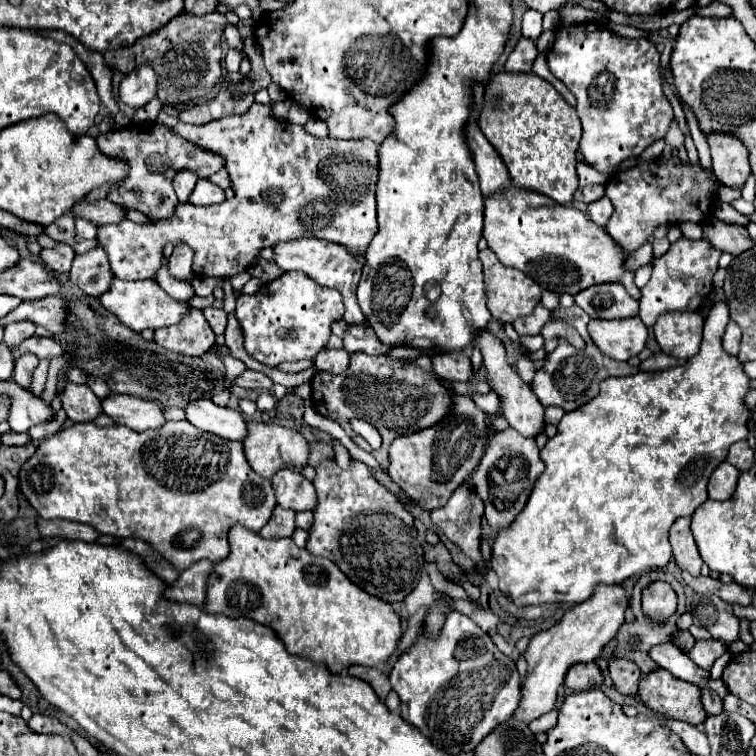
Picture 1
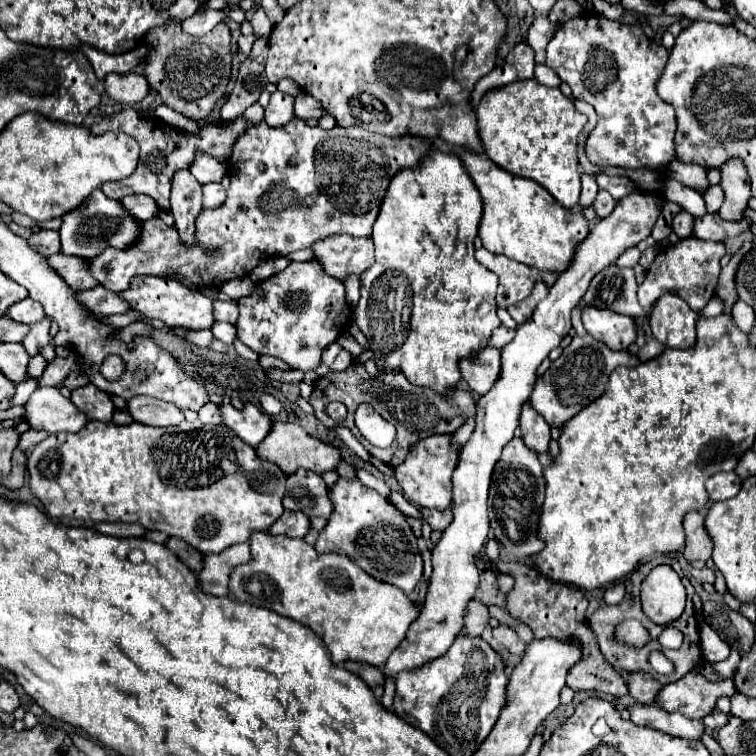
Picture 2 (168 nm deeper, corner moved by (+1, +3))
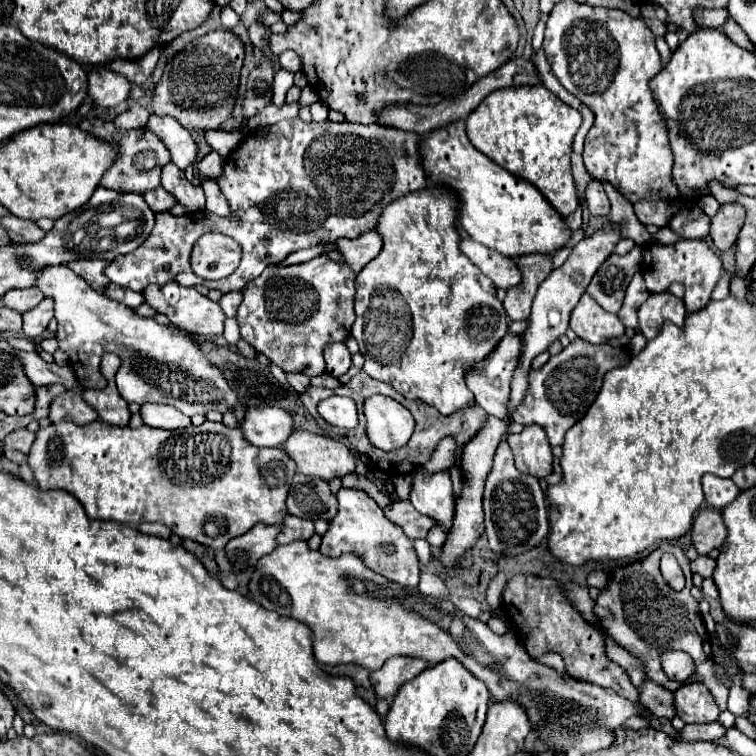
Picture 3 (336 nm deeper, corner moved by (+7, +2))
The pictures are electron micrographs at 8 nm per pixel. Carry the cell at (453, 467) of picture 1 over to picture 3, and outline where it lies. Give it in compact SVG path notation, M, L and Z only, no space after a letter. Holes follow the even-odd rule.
M422 469L414 471L410 503L424 515L444 525L446 531L450 531L452 519L454 519L456 497L452 493L452 481L446 471L436 473L436 475L426 475Z

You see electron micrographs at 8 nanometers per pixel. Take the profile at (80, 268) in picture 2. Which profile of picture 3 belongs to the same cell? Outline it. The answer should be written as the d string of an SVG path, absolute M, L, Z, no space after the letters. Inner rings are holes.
M72 261L68 265L76 275L84 277L94 289L98 291L104 291L104 287L110 283L108 277L104 275L104 267L108 267L108 261Z

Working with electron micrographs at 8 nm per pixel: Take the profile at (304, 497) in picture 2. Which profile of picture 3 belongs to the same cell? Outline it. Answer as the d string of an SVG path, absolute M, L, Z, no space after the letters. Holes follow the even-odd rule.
M302 473L294 475L286 505L290 515L310 521L330 521L338 513L336 495L330 491L328 483L324 483L322 479L306 477Z

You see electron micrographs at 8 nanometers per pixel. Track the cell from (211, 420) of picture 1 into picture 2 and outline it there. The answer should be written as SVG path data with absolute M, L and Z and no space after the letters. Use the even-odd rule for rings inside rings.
M220 404L218 410L224 426L234 430L250 446L258 446L270 432L270 416L262 414L254 404L244 404L242 410L236 410L232 404Z

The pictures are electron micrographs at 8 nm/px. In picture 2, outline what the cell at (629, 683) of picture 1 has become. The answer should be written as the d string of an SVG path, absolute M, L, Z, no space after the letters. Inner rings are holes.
M626 674L624 676L628 692L632 698L636 698L642 704L652 704L654 696L658 694L658 690L662 688L662 684L652 676L652 674Z

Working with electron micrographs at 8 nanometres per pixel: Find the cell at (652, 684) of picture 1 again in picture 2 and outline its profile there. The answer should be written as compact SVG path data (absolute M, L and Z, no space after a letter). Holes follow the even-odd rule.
M690 672L680 680L666 684L656 694L656 704L668 712L680 712L686 718L702 720L712 712L720 696L732 696L734 692L730 678L724 682L708 682L702 674Z

